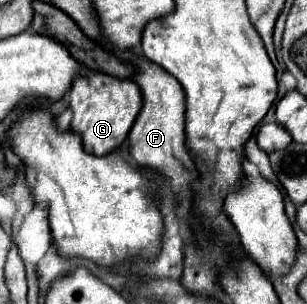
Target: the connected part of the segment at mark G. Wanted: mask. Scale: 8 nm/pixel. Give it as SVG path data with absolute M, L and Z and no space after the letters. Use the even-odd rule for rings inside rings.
M86 71L72 81L70 109L72 125L70 129L82 135L84 149L92 155L108 155L122 145L128 137L130 127L142 107L142 93L132 79L120 79L100 71Z

